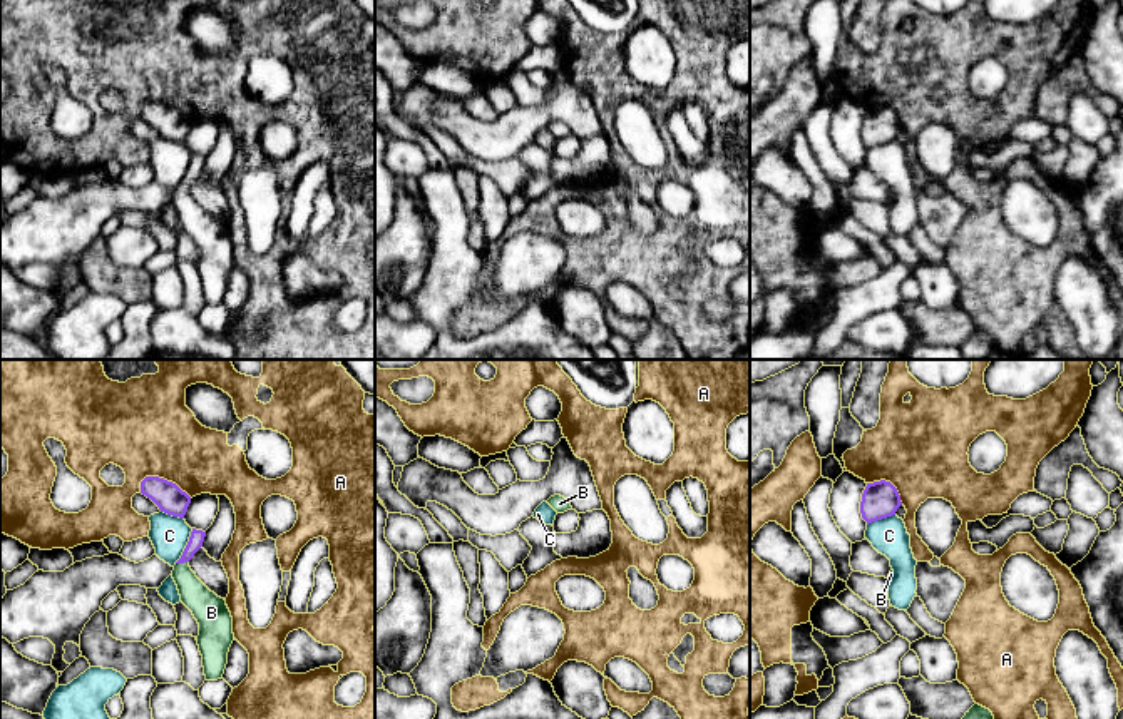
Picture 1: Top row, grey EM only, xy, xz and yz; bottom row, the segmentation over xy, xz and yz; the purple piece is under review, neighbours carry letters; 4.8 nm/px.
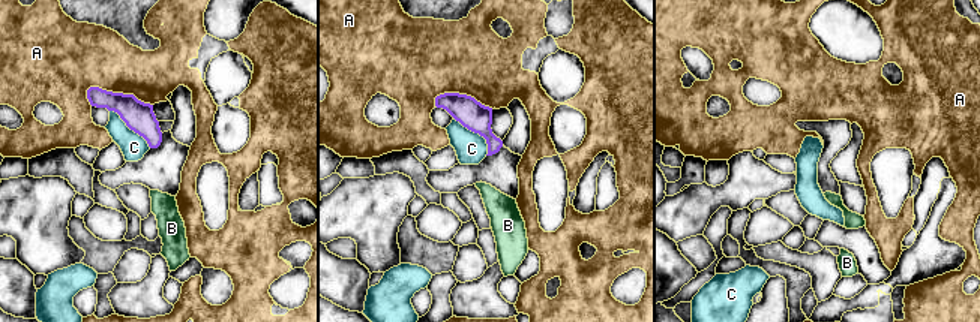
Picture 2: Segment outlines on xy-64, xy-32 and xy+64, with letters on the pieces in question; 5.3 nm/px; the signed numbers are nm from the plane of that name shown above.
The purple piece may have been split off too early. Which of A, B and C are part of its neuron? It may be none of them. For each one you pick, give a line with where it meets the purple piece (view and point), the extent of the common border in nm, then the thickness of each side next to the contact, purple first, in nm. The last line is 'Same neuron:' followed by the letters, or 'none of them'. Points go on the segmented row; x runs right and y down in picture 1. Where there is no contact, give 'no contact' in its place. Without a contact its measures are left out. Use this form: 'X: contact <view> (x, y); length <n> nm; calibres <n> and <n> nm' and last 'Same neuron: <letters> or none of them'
B: contact xy (181, 562); length 70 nm; calibres 70 and 150 nm
Same neuron: B

